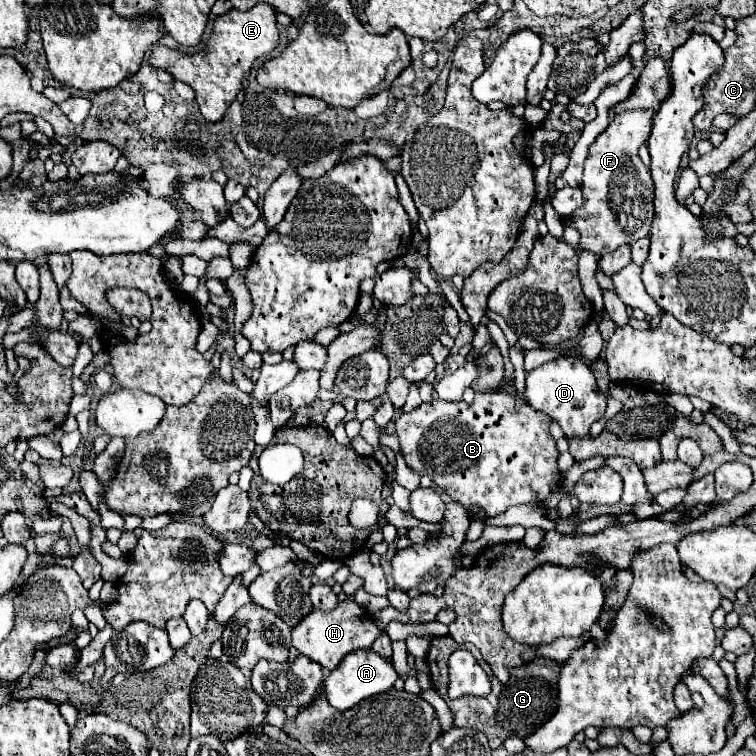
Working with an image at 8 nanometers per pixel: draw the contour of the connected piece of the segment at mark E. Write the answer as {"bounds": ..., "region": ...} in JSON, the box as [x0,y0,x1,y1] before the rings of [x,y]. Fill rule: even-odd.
{"bounds":[150,4,278,122],"region":[[[256,4],[252,10],[228,10],[226,14],[214,20],[214,30],[208,38],[204,52],[184,54],[180,50],[172,50],[168,46],[156,44],[150,54],[150,62],[156,68],[168,70],[176,80],[182,80],[194,88],[196,102],[206,120],[218,122],[222,120],[228,106],[234,102],[236,94],[242,88],[242,80],[252,68],[252,62],[260,56],[270,54],[278,46],[278,26],[276,12],[268,4]]]}

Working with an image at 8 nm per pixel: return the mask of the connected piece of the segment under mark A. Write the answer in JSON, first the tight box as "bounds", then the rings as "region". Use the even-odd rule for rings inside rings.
{"bounds":[324,650,398,710],"region":[[[354,650],[352,654],[348,654],[348,658],[344,658],[344,662],[340,662],[340,666],[336,666],[336,670],[328,674],[328,678],[324,680],[324,694],[336,710],[348,710],[368,696],[390,690],[396,678],[398,674],[390,658],[384,658],[374,650]]]}

